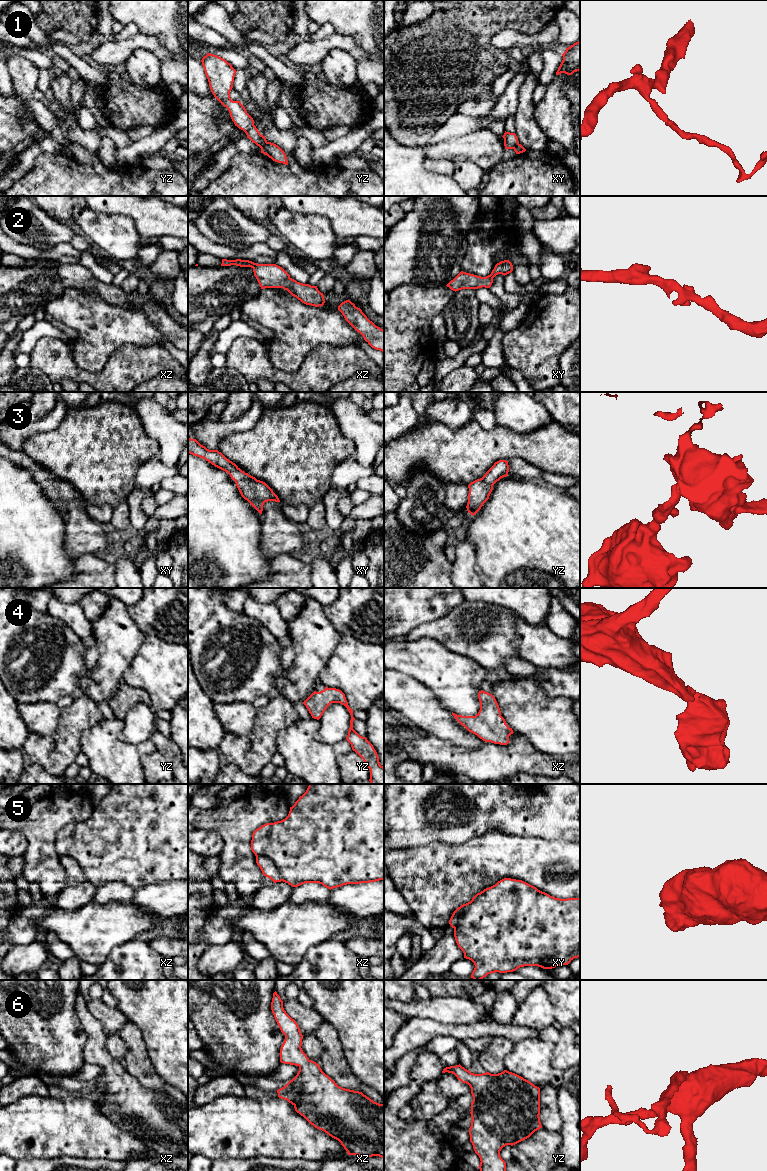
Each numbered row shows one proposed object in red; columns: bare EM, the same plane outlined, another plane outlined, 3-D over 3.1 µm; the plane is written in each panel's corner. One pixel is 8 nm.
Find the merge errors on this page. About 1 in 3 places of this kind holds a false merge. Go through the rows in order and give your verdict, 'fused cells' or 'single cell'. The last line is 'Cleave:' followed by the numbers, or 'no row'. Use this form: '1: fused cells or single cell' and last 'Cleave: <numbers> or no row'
1: fused cells
2: single cell
3: single cell
4: single cell
5: fused cells
6: single cell
Cleave: 1, 5

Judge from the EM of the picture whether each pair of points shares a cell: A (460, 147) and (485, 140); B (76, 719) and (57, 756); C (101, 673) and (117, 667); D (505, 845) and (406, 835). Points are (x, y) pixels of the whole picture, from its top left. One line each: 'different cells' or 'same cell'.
A: same cell
B: same cell
C: same cell
D: different cells

